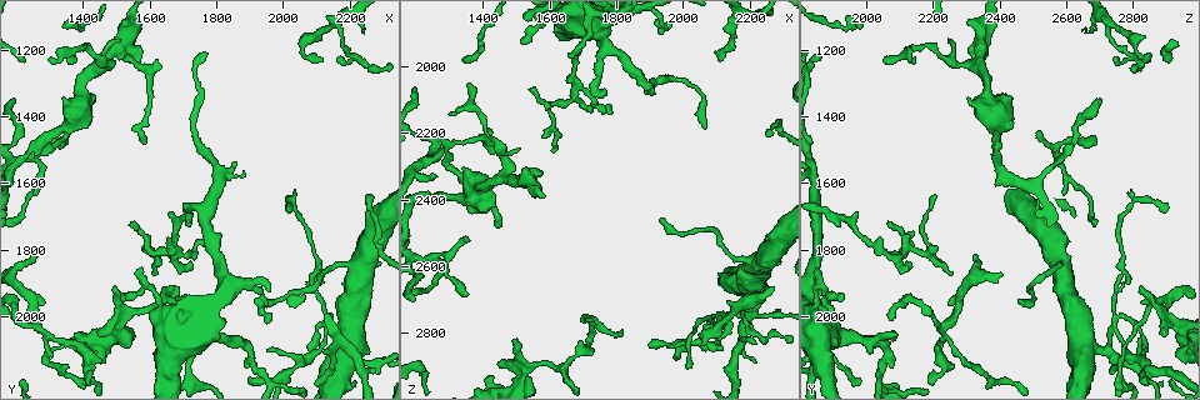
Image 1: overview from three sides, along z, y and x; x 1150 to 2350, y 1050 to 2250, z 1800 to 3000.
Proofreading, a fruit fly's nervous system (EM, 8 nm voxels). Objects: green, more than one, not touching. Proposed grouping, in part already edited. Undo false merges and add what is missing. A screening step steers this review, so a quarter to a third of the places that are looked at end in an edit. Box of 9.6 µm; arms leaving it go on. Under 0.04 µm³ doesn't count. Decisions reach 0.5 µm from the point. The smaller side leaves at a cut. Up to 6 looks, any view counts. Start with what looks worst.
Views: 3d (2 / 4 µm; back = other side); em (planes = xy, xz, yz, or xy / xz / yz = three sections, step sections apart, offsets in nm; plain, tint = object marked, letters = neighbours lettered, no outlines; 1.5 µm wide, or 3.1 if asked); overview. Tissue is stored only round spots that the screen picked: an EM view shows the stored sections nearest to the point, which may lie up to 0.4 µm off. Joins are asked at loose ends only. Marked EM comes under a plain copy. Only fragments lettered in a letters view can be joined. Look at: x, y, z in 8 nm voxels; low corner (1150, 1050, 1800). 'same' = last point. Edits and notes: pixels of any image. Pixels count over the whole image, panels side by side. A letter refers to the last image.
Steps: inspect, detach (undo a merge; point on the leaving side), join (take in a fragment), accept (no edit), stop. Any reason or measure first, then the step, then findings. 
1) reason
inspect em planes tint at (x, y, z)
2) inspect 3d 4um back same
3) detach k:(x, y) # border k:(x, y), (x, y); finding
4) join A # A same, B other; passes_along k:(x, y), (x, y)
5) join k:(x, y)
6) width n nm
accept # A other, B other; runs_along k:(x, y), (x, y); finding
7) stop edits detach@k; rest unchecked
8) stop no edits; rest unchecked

branch stops here
inspect 3d 2um at (2080, 2100, 2820)

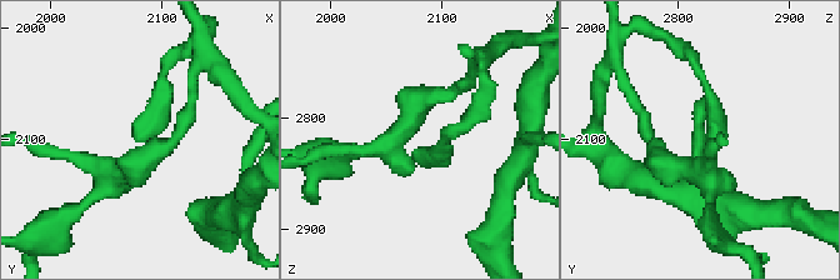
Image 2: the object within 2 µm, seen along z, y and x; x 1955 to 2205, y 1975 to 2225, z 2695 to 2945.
inspect em planes tint at (2082, 2104, 2830)

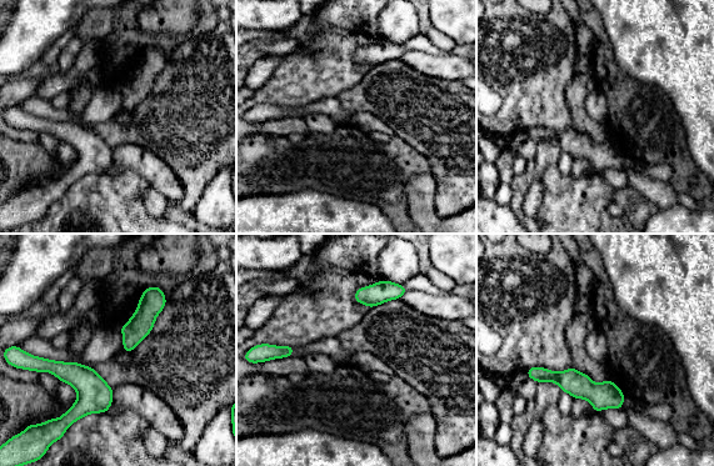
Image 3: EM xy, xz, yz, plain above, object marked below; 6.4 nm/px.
see the neighbours
inspect em planes letters same

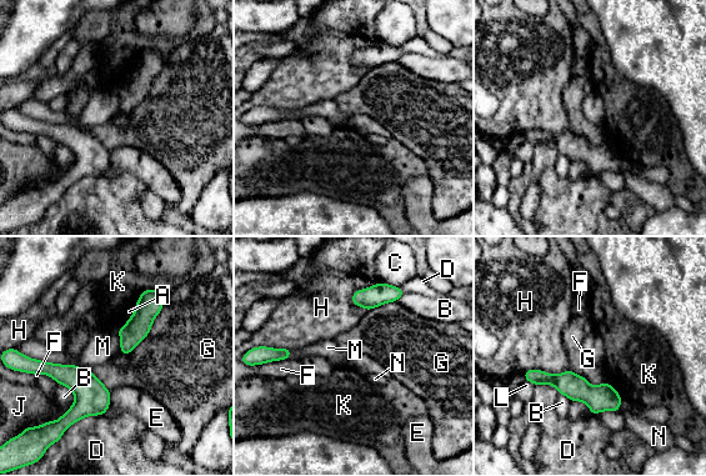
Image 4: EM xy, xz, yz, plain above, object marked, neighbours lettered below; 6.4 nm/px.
accept # A other, B other, C other, D other, E other, F other, G other, H other, J other, K other, L other, M other, N other; runs_along 4:(527, 374), (570, 384), (616, 406); no lettered fragment goes on from it

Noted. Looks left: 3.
thin end
inspect 3d 4um at (1550, 1730, 2070)

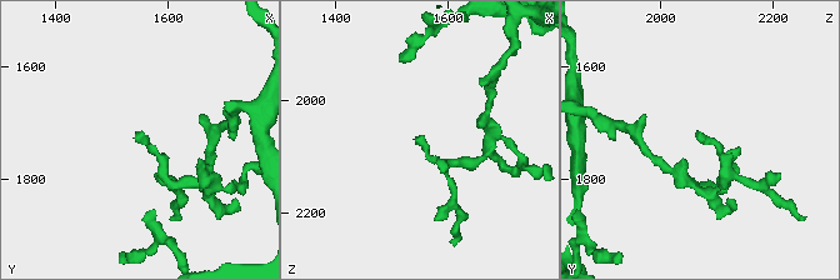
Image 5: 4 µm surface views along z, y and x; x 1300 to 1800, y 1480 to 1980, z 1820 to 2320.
inspect em planes tint at (1545, 1720, 2060)

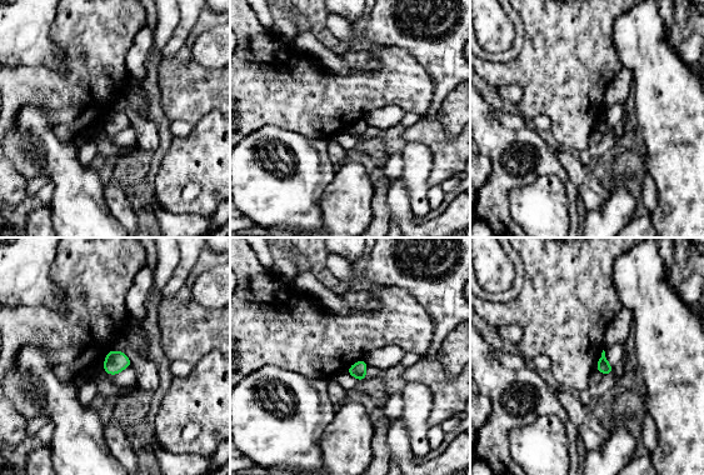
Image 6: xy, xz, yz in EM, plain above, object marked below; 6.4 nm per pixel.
inspect em planes letters same

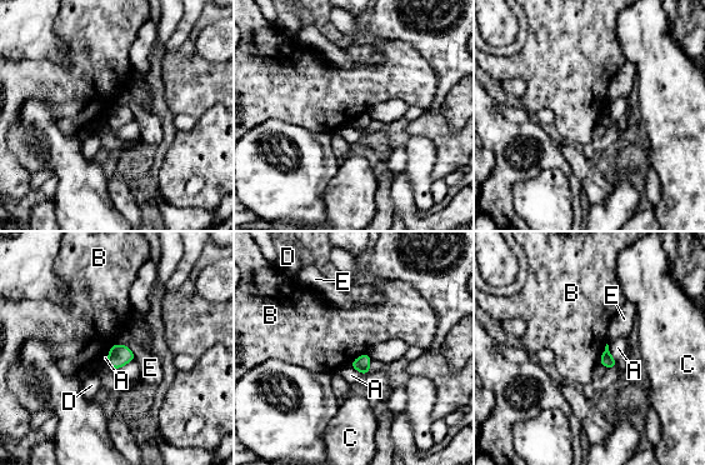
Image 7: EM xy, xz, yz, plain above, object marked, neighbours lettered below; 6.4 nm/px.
accept # A other, B other, C other, D other, E other; border 7:(606, 343), (598, 361); no lettered fragment goes on from it

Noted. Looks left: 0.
stop no edits; rest unchecked

